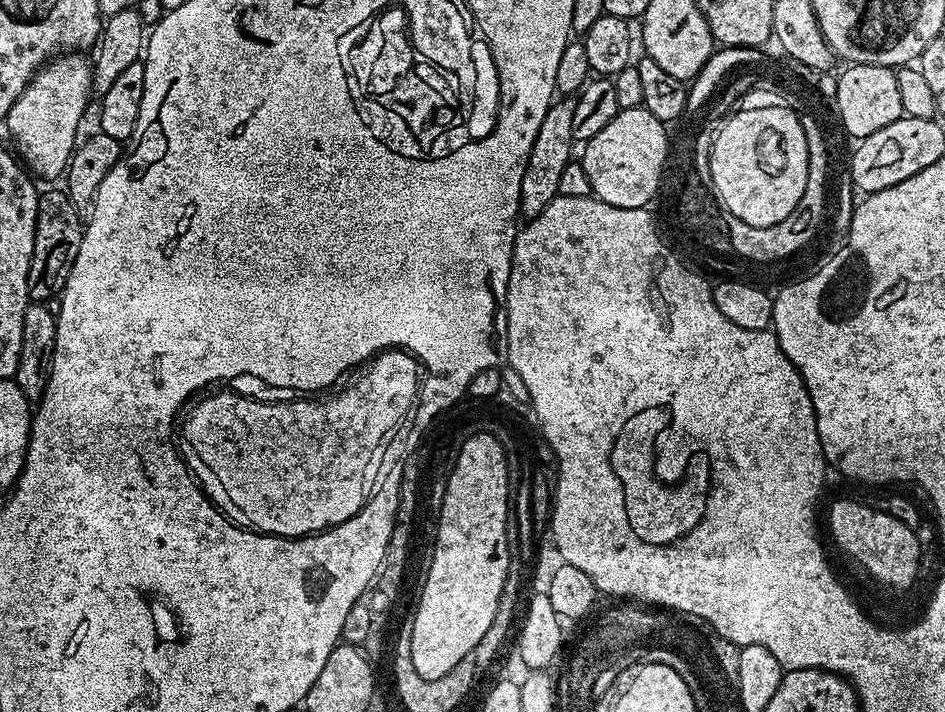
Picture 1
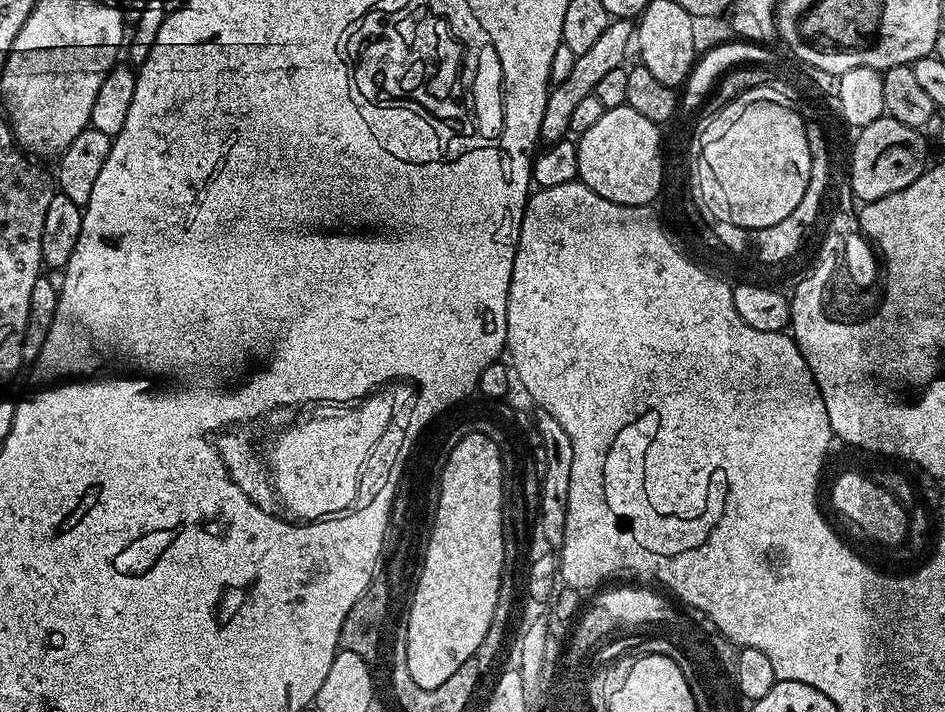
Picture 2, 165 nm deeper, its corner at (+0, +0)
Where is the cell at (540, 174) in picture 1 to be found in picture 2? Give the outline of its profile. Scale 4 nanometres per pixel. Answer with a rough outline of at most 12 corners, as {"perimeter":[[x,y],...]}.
{"perimeter":[[616,18],[549,91],[540,140],[569,135],[570,117],[625,63],[633,21]]}

